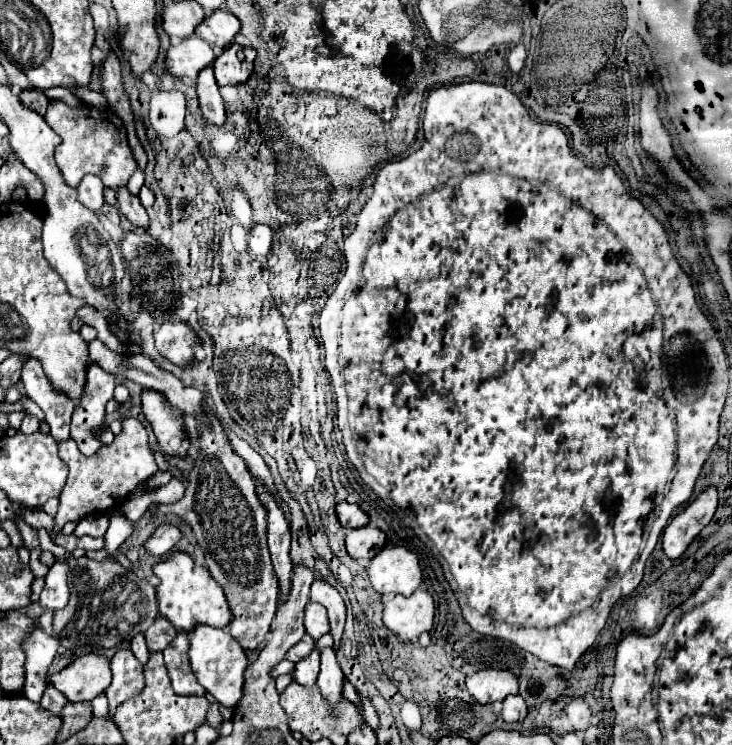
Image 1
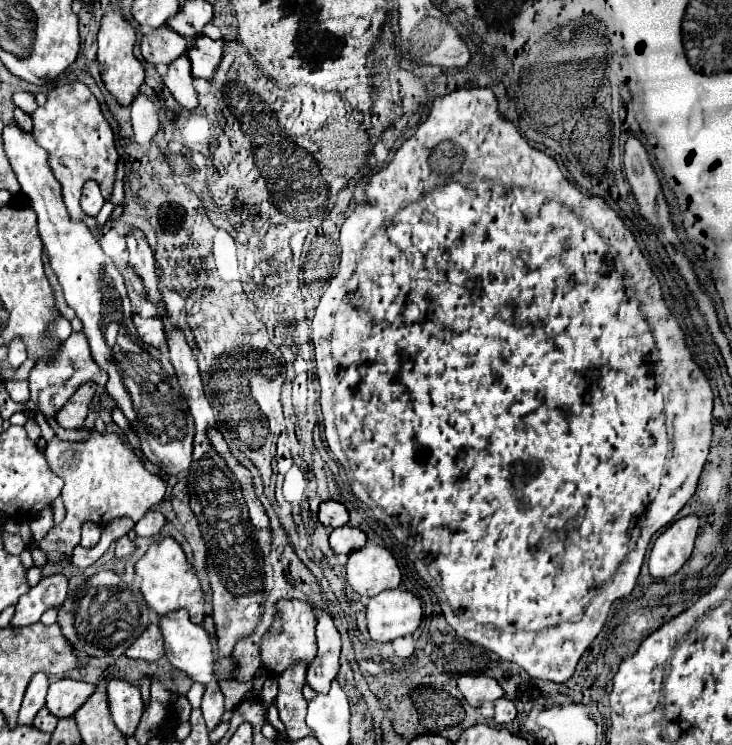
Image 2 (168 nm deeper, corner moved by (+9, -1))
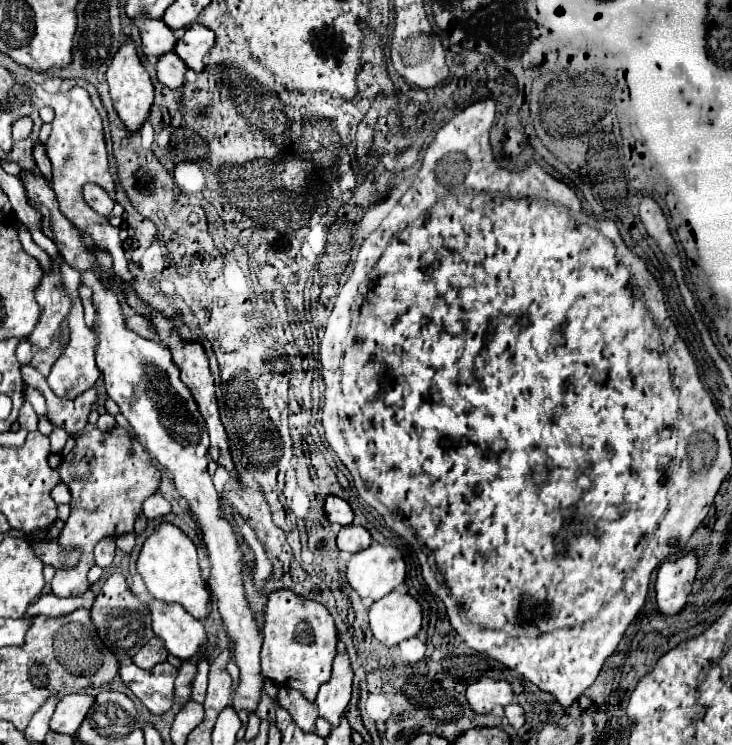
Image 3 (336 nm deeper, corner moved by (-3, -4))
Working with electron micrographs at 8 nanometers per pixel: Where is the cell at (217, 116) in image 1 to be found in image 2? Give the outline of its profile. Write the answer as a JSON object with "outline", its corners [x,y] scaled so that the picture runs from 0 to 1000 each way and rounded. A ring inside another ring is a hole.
{"outline":[[[246,74],[246,79],[238,79],[230,87],[230,98],[221,103],[221,109],[251,146],[265,146],[270,141],[268,122],[262,117],[260,82],[254,74]]]}

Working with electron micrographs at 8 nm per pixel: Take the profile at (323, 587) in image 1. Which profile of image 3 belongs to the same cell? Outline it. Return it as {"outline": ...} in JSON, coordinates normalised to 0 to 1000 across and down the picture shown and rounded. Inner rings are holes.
{"outline":[[[462,872],[454,894],[454,907],[445,918],[437,921],[432,934],[432,948],[437,953],[437,961],[445,964],[454,974],[464,969],[464,961],[470,958],[478,934],[481,934],[481,894],[473,872]]]}

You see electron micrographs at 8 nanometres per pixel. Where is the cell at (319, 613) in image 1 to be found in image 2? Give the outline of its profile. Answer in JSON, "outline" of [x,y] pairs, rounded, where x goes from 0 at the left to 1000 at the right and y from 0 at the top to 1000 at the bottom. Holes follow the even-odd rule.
{"outline":[[[383,804],[377,809],[374,828],[385,831],[385,844],[383,844],[383,850],[369,850],[369,844],[366,844],[355,860],[355,882],[358,882],[361,898],[366,898],[374,906],[383,906],[388,898],[393,898],[396,893],[402,893],[407,887],[418,887],[423,893],[426,885],[432,882],[429,815],[418,807],[410,807],[410,804]]]}

